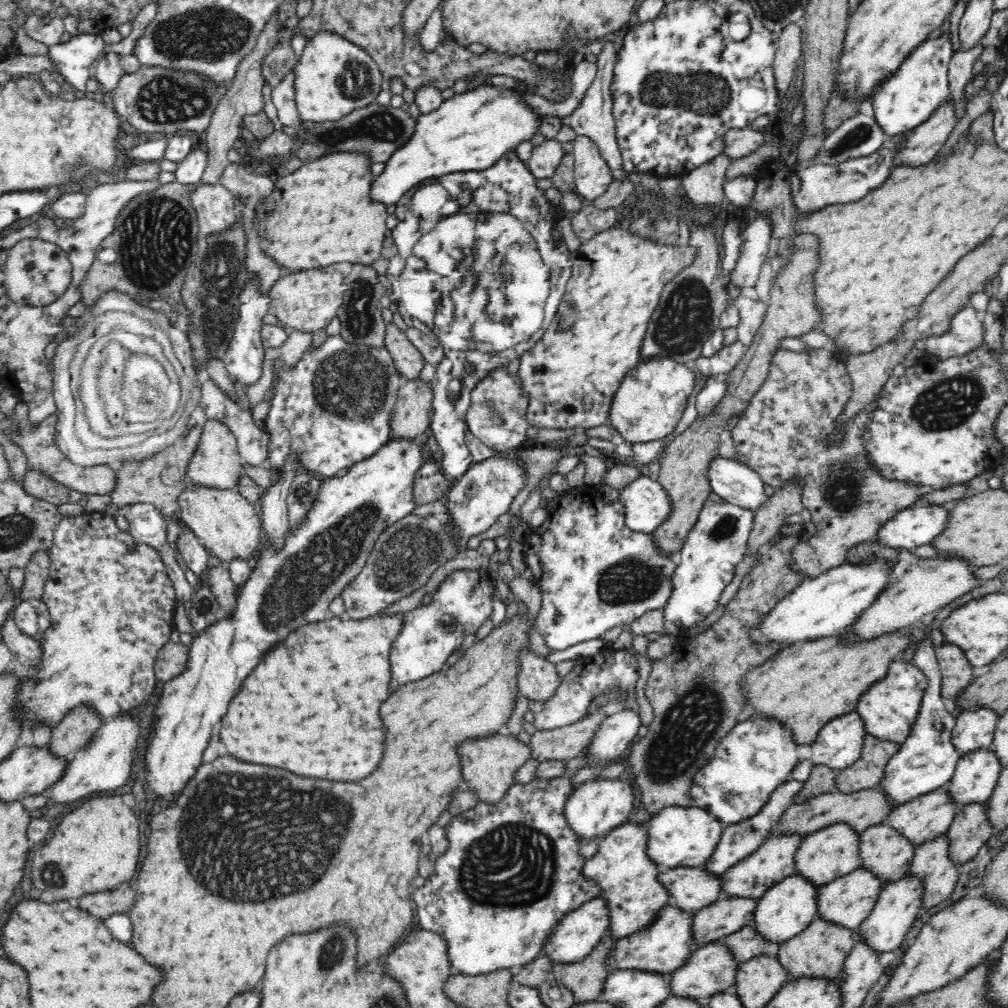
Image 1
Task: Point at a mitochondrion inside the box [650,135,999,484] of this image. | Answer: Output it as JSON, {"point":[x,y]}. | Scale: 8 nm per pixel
{"point":[949,404]}

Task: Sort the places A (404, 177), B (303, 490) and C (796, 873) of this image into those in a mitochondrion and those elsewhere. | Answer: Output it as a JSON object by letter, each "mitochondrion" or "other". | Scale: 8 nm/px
{"A":"other","B":"mitochondrion","C":"other"}

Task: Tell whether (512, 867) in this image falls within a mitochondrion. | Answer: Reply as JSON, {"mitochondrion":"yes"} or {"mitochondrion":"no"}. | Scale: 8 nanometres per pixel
{"mitochondrion":"yes"}

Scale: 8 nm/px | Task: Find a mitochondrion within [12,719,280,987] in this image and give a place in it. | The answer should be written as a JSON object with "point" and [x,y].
{"point":[51,873]}

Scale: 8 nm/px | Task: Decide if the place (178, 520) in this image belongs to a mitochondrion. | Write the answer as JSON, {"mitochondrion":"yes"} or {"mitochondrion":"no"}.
{"mitochondrion":"no"}

